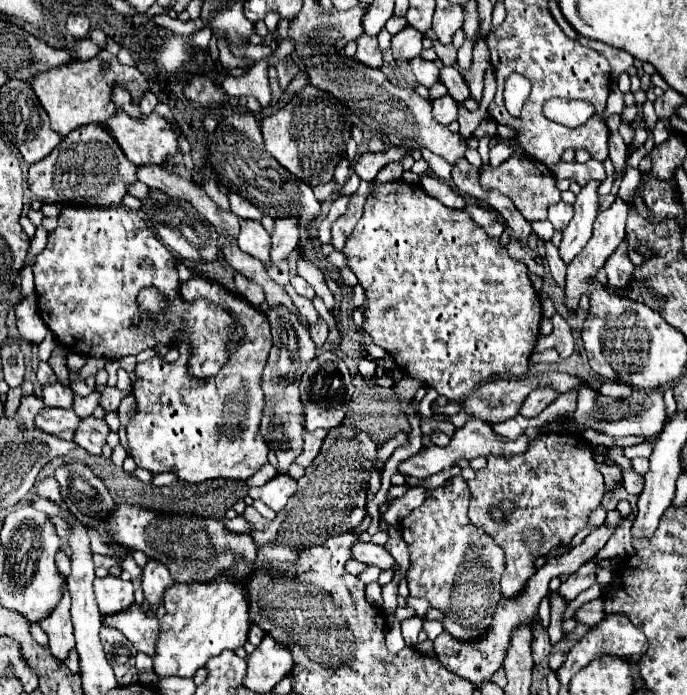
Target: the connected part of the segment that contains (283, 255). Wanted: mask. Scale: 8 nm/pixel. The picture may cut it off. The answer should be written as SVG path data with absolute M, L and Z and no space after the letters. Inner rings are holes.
M296 216L275 219L275 229L271 235L270 259L268 259L268 263L264 263L264 267L268 269L270 265L276 265L280 261L288 261L290 253L296 249L296 245L299 243L299 238L298 218Z

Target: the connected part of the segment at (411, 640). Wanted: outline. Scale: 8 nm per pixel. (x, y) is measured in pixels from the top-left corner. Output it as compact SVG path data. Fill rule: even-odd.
M419 616L401 622L402 636L407 646L416 647L418 644L418 634L422 626L423 620Z

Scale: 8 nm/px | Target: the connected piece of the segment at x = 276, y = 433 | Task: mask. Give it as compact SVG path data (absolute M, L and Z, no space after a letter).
M268 307L266 317L272 329L274 345L262 373L264 413L260 423L260 435L278 457L278 473L286 473L294 459L300 455L304 443L306 429L304 403L300 399L300 379L310 361L316 357L316 345L310 339L308 327L304 327L304 323L300 323L298 315L292 315L292 311L284 311L284 307L280 307L280 311L276 311L276 307Z

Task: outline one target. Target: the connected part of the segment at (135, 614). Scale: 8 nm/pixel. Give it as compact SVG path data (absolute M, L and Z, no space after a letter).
M132 605L128 611L106 615L104 623L122 631L138 651L148 657L156 655L156 635L158 635L158 619L148 617L138 605Z

